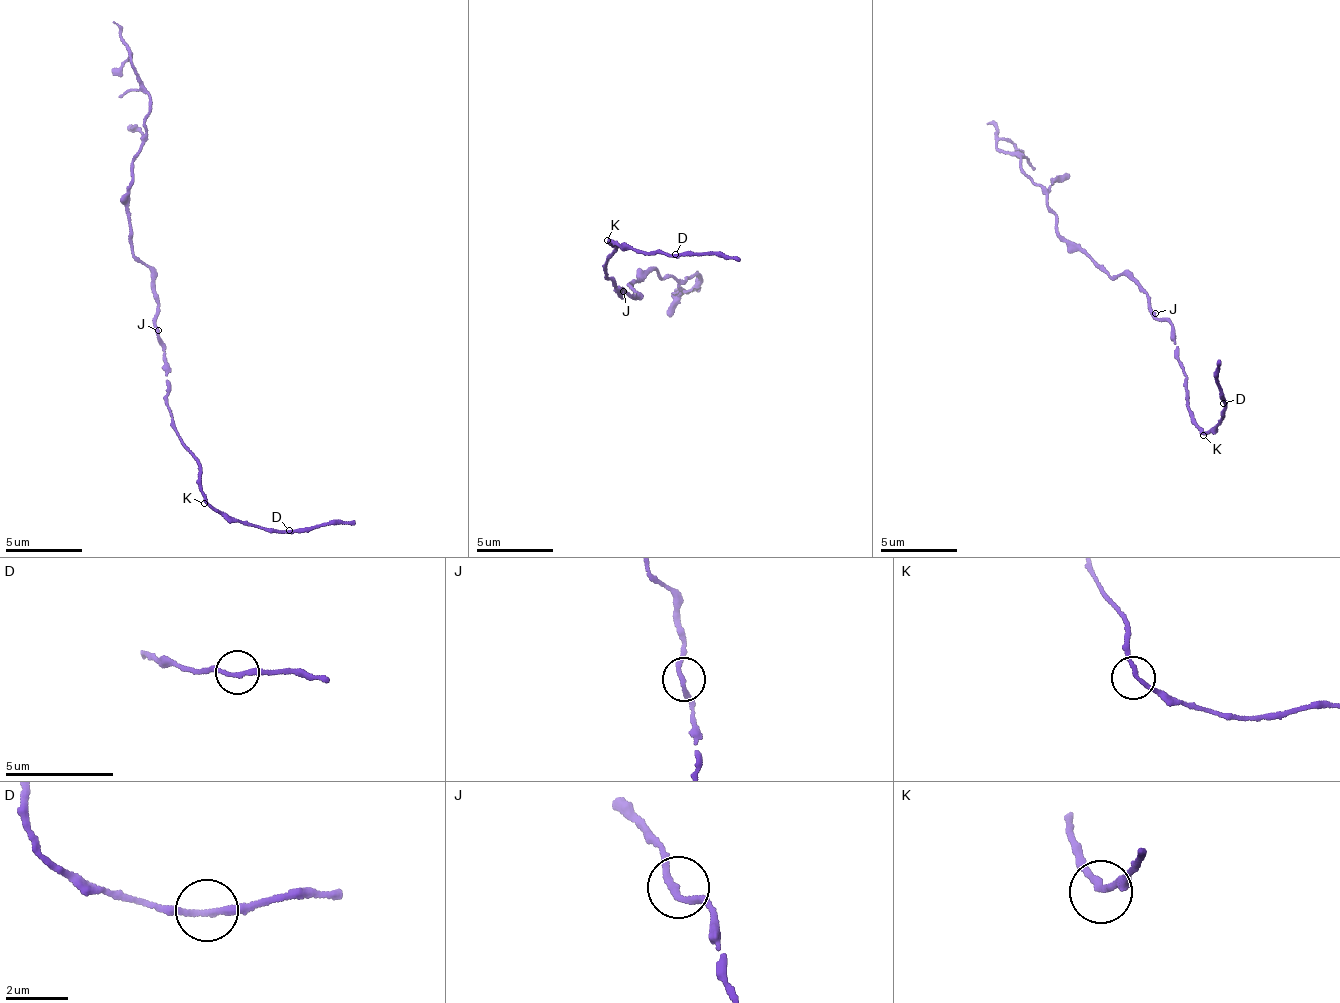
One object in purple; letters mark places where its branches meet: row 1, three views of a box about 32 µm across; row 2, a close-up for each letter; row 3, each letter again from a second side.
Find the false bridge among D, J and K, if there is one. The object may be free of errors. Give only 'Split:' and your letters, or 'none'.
Split: none

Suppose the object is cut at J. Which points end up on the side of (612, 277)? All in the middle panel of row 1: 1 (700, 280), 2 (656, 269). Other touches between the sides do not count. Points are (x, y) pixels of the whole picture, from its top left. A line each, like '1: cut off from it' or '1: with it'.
1: cut off from it
2: cut off from it

